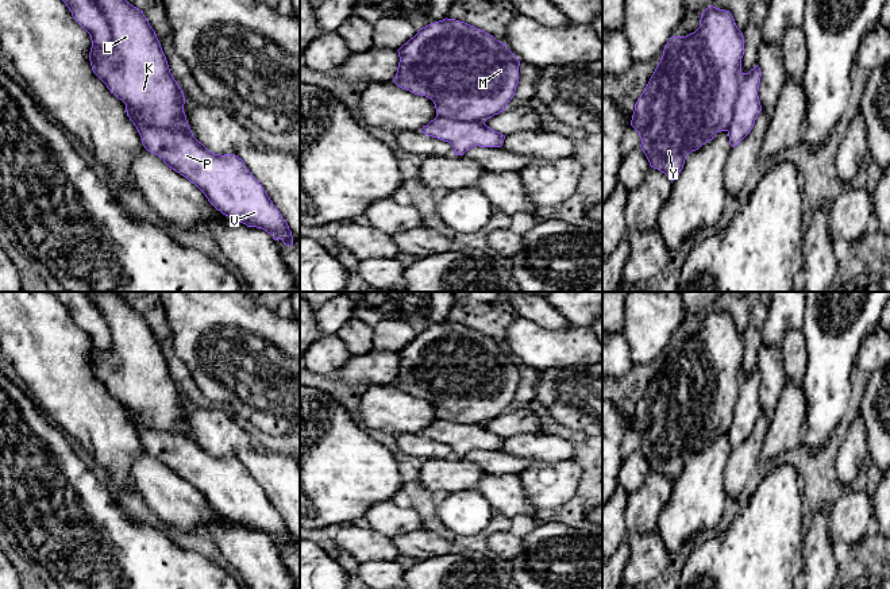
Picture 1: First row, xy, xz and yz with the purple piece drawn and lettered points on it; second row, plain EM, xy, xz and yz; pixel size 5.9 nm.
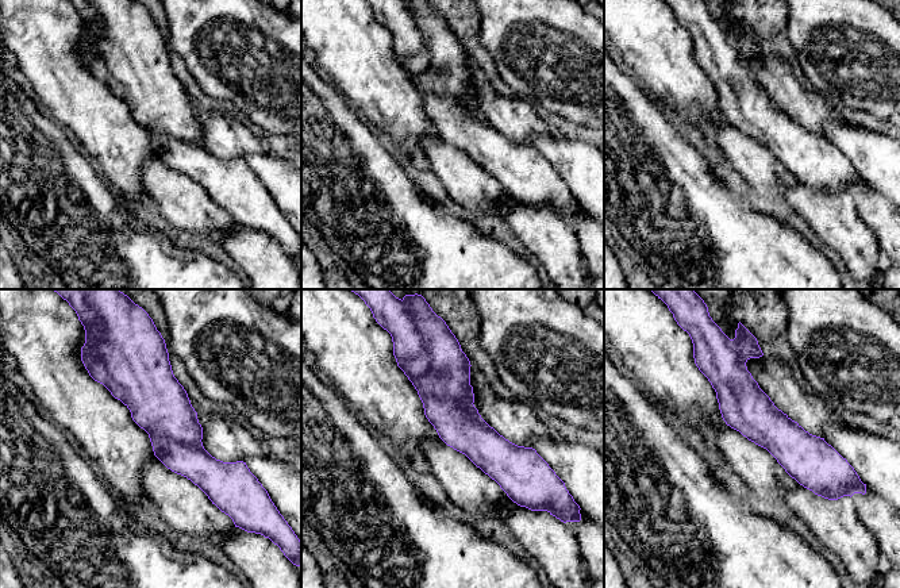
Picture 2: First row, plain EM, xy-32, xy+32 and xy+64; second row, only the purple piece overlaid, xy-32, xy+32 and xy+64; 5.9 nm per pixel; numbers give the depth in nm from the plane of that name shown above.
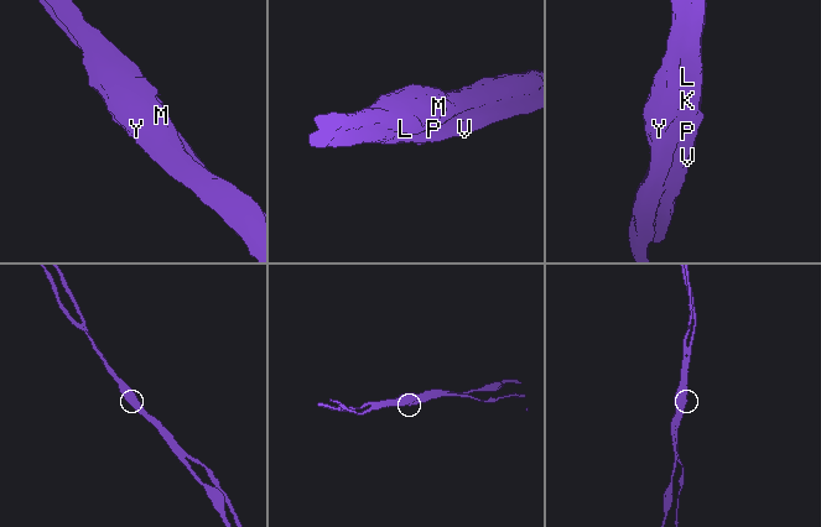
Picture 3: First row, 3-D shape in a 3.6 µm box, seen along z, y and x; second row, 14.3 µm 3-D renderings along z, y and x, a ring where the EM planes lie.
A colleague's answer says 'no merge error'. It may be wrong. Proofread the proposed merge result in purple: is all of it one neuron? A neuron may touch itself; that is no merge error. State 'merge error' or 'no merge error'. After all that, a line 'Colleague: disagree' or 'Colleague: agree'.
merge error
Colleague: disagree

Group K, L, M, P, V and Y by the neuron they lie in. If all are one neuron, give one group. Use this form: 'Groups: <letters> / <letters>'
Groups: K L M Y / P V

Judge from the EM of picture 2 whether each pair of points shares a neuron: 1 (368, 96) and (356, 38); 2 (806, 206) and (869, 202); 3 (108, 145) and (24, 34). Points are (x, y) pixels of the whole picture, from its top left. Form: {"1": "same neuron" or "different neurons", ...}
{"1": "same neuron", "2": "different neurons", "3": "same neuron"}

